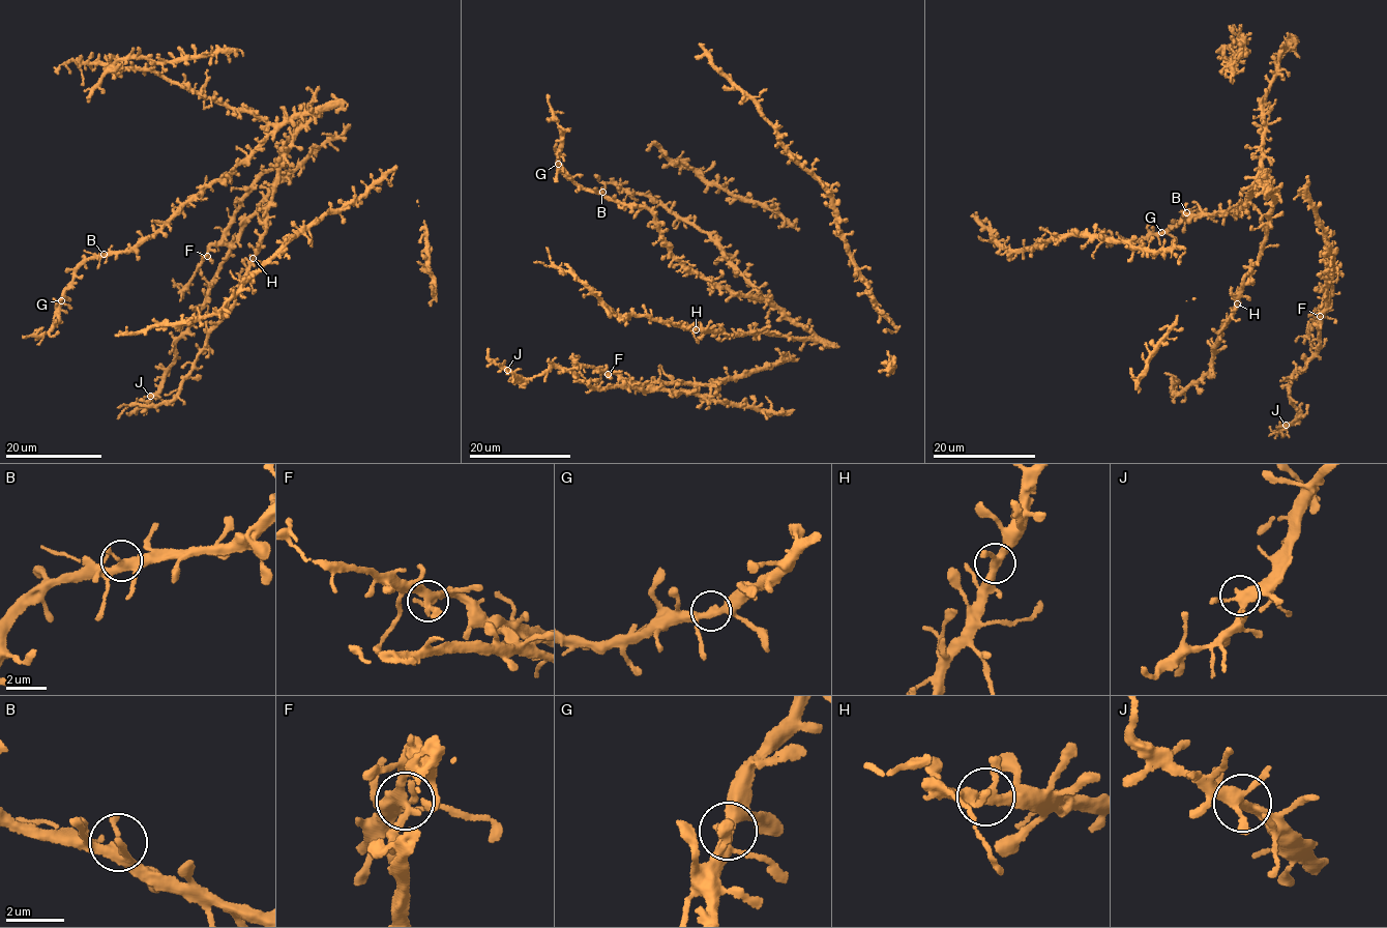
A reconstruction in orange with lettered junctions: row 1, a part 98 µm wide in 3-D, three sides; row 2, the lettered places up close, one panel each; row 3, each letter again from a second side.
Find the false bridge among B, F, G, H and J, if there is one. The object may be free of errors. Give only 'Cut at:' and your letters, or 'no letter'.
Cut at: no letter

